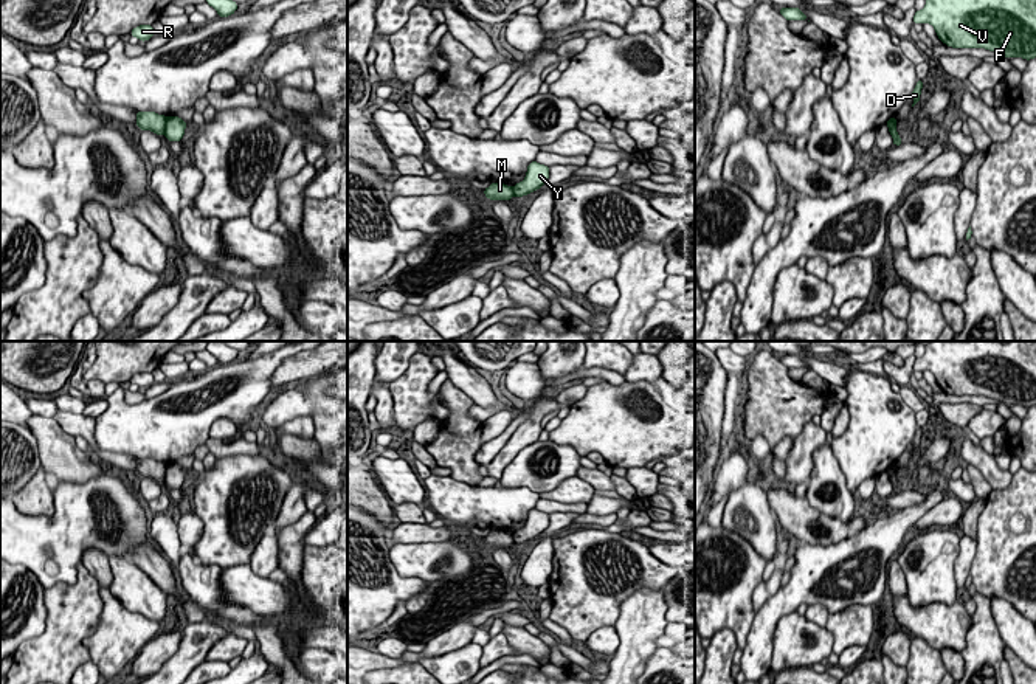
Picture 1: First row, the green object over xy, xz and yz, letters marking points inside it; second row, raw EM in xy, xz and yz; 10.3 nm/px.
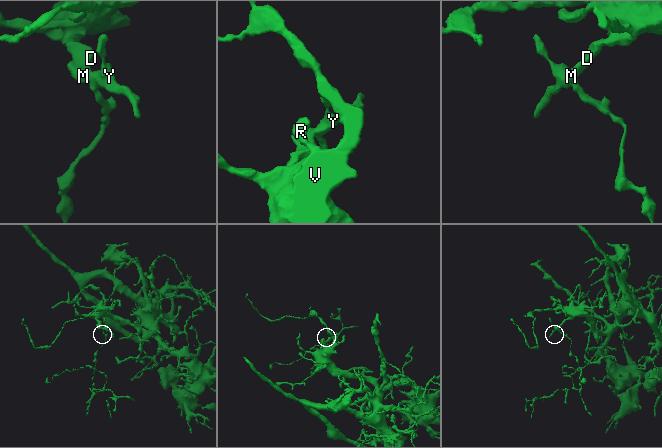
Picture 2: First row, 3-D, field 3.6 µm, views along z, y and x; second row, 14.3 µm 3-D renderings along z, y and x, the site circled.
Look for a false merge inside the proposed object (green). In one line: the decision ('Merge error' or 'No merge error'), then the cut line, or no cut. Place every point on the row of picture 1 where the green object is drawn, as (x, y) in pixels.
Merge error. Split along xy (168, 118), (163, 132)

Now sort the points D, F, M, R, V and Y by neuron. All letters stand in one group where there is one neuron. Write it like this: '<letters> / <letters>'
D F M R V / Y

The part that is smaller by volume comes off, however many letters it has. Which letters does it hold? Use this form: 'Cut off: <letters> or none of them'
Cut off: Y

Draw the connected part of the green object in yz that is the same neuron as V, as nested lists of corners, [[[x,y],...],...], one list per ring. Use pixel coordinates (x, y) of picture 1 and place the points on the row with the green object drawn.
[[[926,0],[913,16],[915,23],[931,23],[952,48],[985,48],[1005,57],[1036,57],[1036,0]]]

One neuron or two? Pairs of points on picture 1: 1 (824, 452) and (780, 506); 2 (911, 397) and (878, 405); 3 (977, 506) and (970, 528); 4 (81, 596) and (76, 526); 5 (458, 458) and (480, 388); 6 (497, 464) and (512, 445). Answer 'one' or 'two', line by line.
1: two
2: two
3: one
4: two
5: two
6: one

